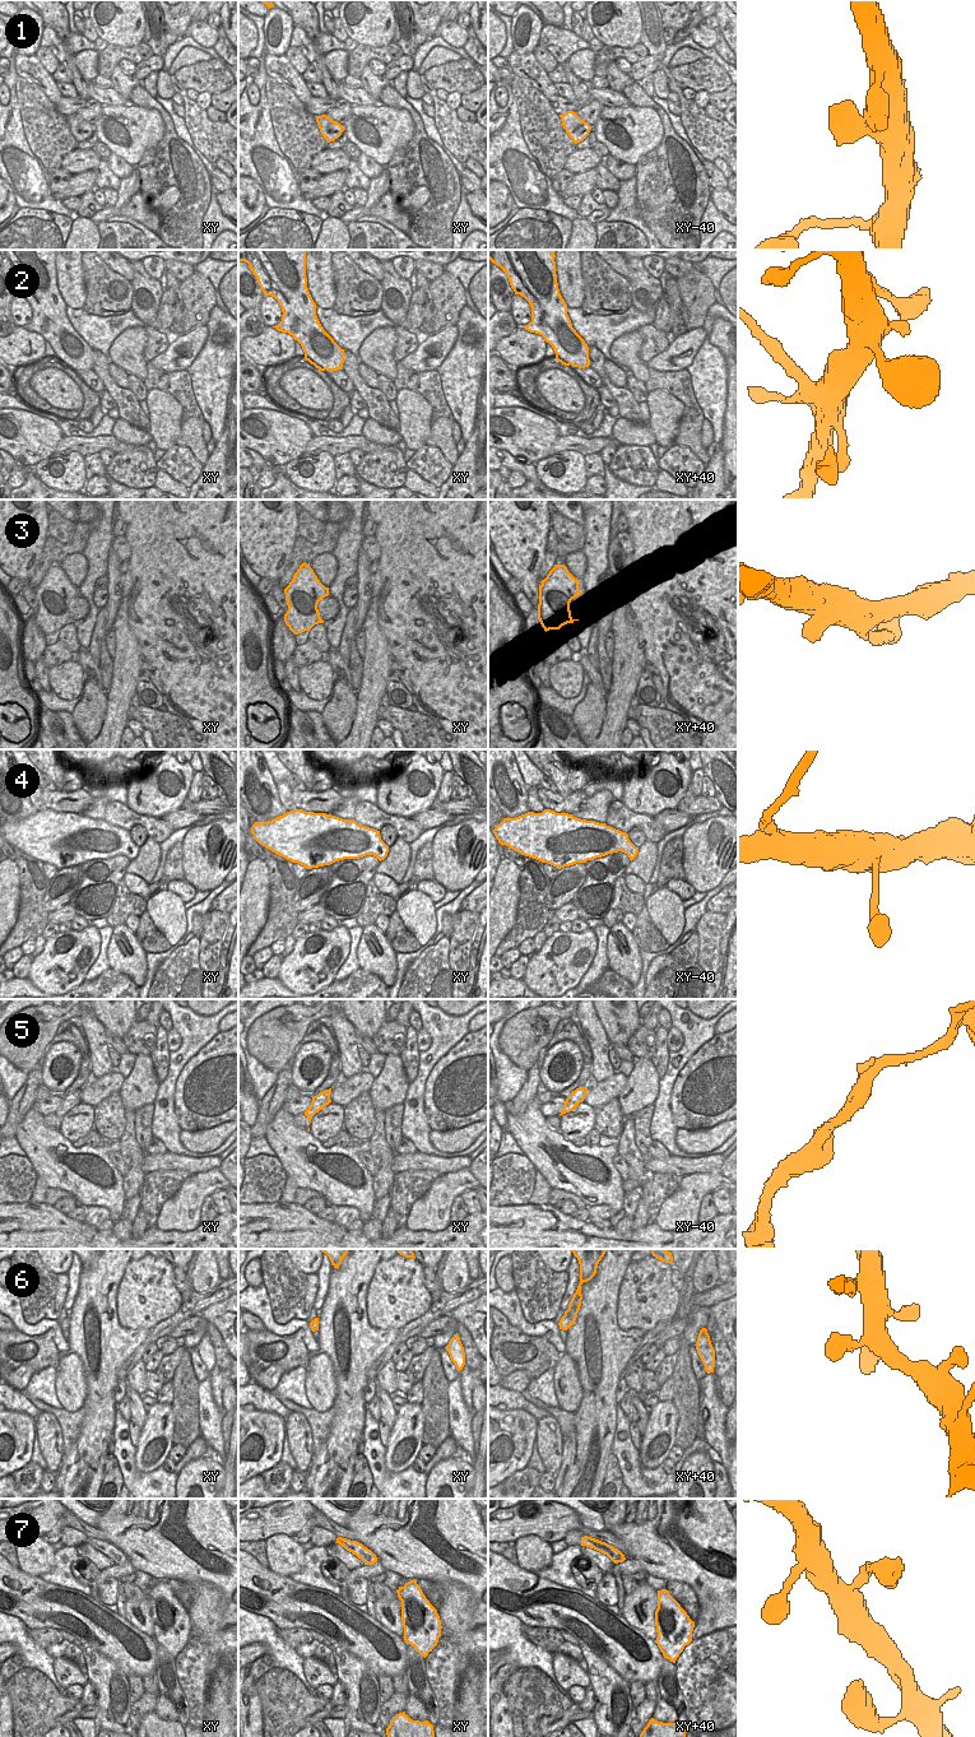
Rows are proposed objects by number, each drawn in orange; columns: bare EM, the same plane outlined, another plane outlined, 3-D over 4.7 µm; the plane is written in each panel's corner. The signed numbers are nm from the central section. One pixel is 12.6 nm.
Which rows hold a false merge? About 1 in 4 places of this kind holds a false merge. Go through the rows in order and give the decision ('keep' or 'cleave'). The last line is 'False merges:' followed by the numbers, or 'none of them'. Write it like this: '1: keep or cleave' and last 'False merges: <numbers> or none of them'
1: keep
2: keep
3: cleave
4: keep
5: keep
6: keep
7: keep
False merges: 3

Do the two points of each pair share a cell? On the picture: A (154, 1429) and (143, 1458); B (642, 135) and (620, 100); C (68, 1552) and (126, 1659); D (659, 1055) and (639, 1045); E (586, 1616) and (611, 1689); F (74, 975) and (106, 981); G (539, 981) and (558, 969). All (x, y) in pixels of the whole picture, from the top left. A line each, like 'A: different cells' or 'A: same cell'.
A: same cell
B: different cells
C: different cells
D: different cells
E: different cells
F: different cells
G: same cell

